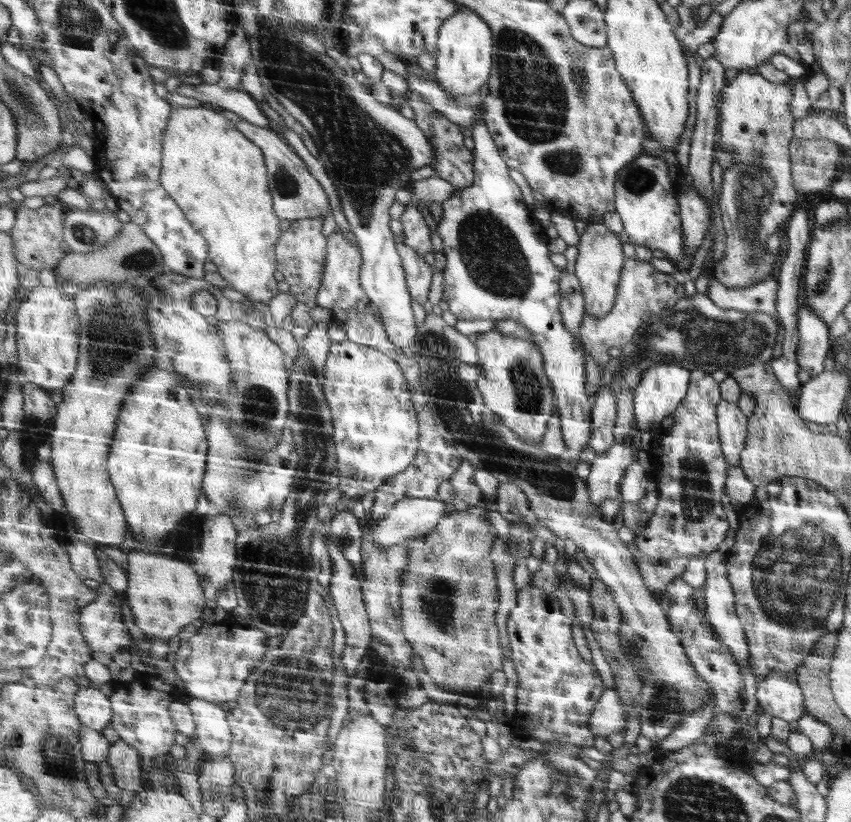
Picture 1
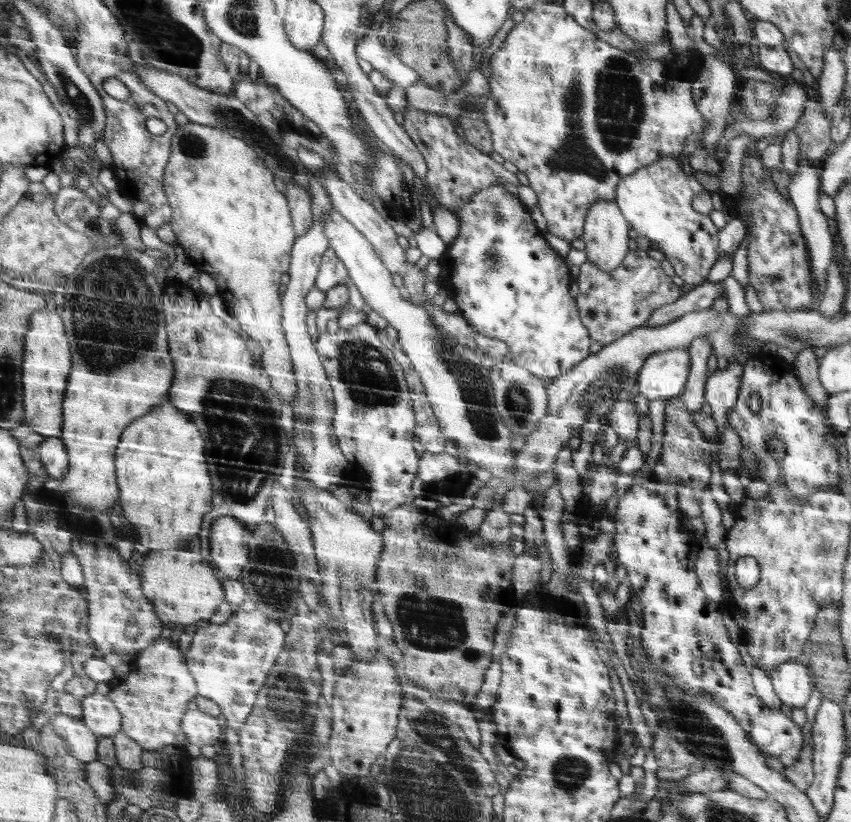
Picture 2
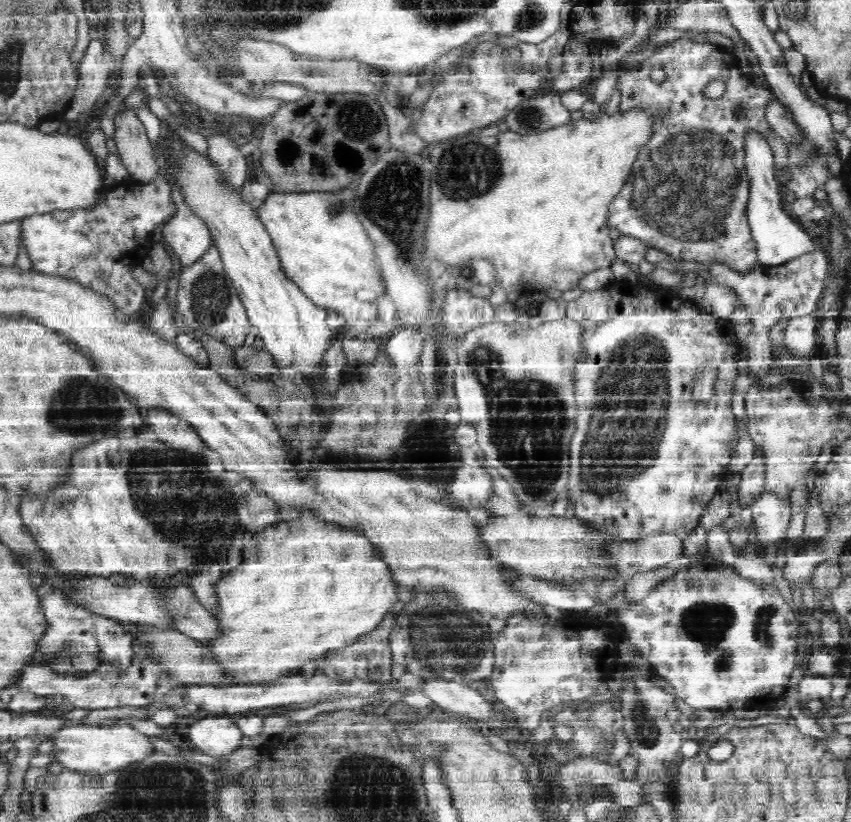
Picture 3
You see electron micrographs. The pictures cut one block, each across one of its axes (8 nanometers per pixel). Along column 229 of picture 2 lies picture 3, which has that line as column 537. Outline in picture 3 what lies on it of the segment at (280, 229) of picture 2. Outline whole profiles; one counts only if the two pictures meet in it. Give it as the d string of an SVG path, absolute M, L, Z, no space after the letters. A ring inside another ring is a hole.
M634 108L634 110L624 110L618 114L604 114L602 118L590 122L586 118L570 120L568 124L560 124L554 126L542 134L534 134L534 136L522 136L522 134L514 134L512 130L490 136L490 138L474 138L476 132L468 132L456 138L448 138L444 142L432 144L428 146L428 158L434 164L432 170L432 194L430 194L430 220L428 220L428 230L426 230L426 252L424 258L432 260L438 258L442 262L446 262L450 268L456 264L462 264L468 258L488 258L492 260L492 264L496 266L496 282L506 290L508 294L508 302L514 304L520 320L528 320L528 310L536 310L540 308L540 304L546 298L562 298L564 292L574 290L580 286L580 280L586 278L586 274L596 272L600 268L610 268L612 262L618 258L616 256L616 248L614 248L614 240L608 236L610 228L606 226L606 216L610 214L610 204L612 200L622 192L624 184L628 182L628 176L634 168L634 164L638 162L638 154L644 146L648 146L654 128L656 128L656 114L652 114L652 110L642 110L642 108Z

